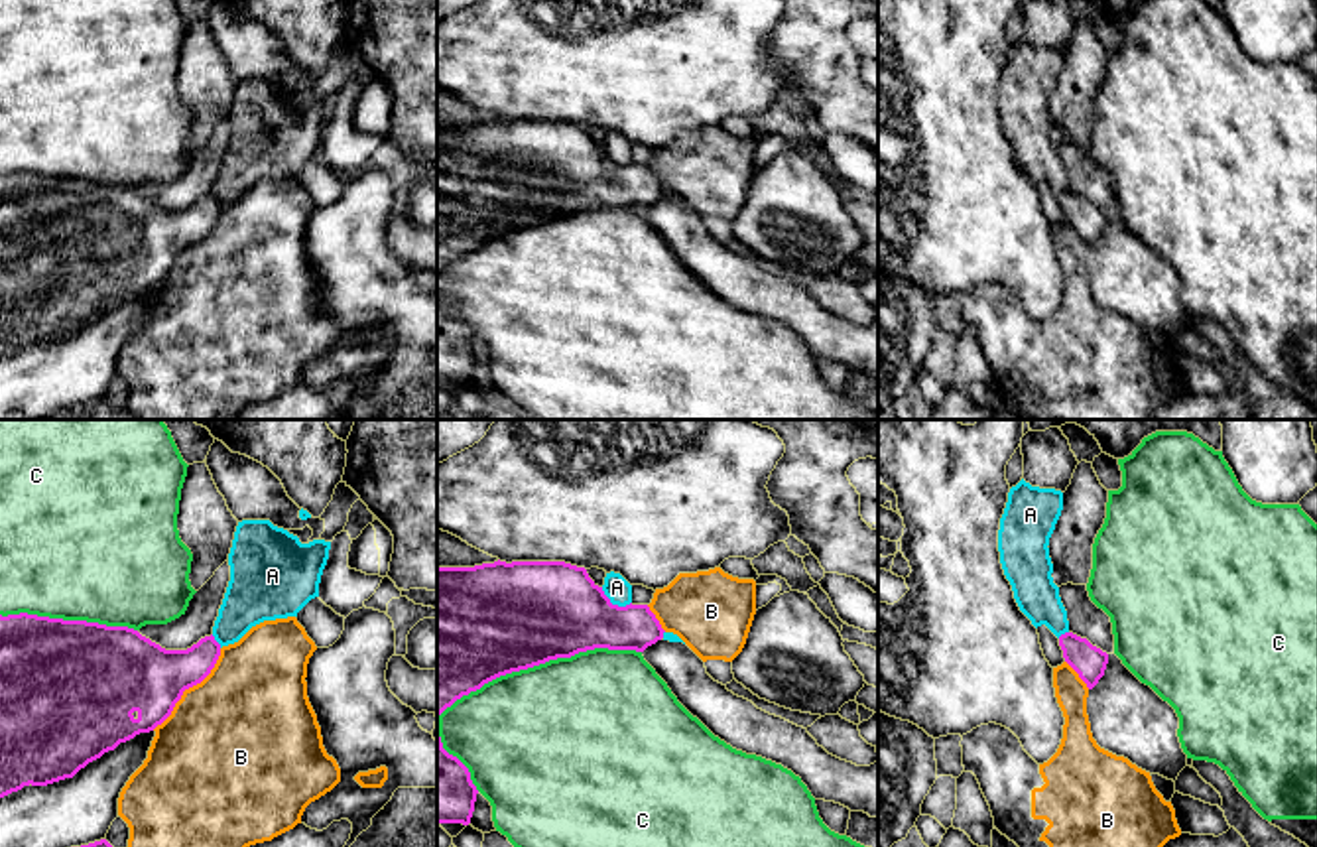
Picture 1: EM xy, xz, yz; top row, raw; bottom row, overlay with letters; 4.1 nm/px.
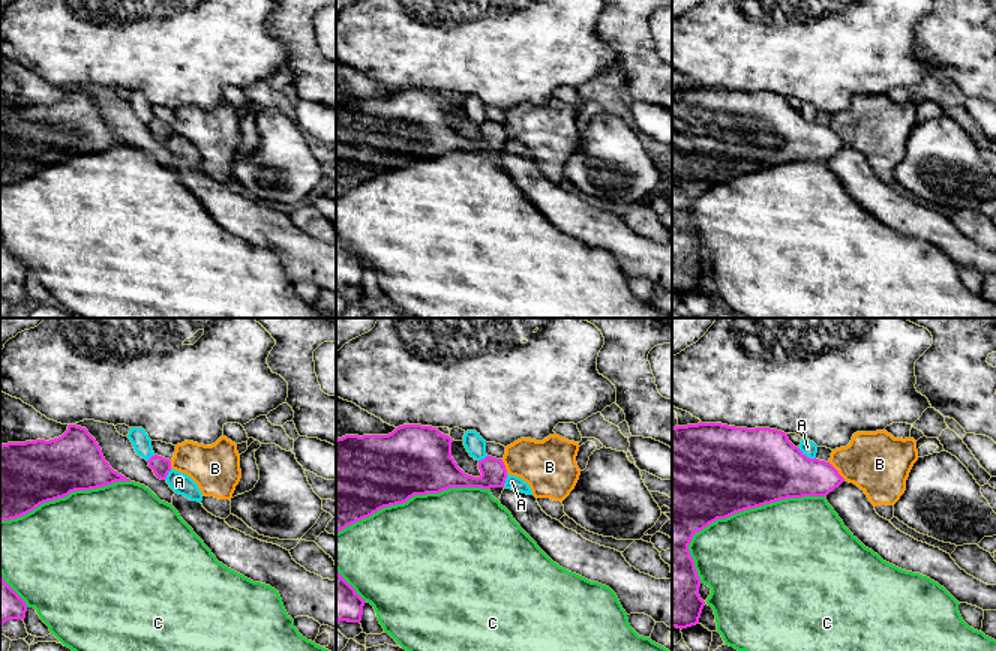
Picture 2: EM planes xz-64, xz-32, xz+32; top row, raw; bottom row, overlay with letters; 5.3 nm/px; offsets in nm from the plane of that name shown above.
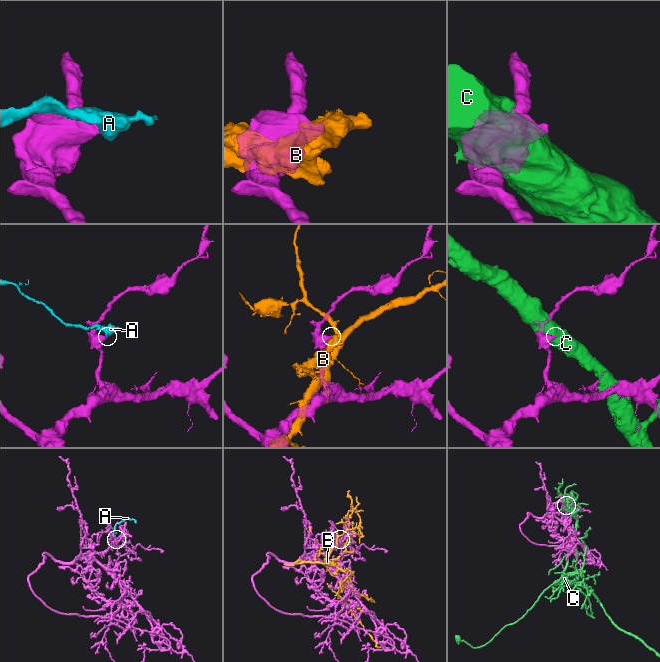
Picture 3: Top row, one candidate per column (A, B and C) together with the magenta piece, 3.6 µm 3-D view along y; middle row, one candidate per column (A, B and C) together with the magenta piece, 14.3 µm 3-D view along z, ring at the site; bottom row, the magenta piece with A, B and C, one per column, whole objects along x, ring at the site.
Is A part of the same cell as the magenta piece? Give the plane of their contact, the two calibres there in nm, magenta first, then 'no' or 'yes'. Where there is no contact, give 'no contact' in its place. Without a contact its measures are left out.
xz | 400/100 nm | no

